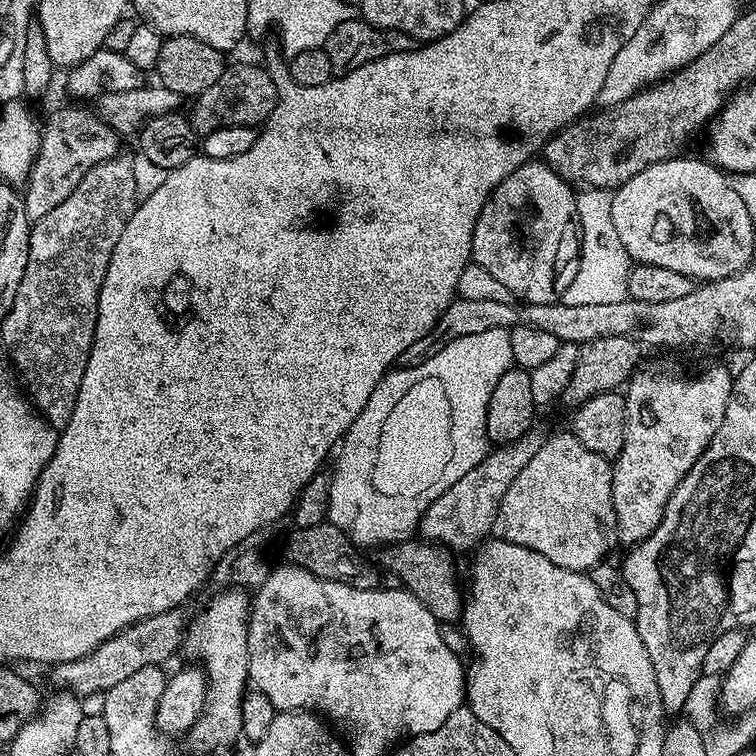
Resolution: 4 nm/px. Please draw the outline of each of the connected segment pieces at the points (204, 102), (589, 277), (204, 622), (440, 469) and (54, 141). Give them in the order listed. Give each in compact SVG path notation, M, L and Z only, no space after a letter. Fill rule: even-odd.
M258 63L236 64L225 67L222 78L210 86L210 90L202 90L200 96L191 101L190 119L192 129L197 137L203 138L214 130L222 130L222 126L246 126L256 128L267 121L268 115L276 105L276 92L270 74Z
M584 188L576 192L576 215L580 217L580 261L578 274L574 274L574 282L566 286L563 302L566 306L609 305L610 302L622 302L629 298L628 279L634 267L634 261L626 246L622 246L622 238L618 238L618 230L612 217L612 192L606 188Z
M220 590L216 597L201 610L197 616L193 615L188 621L182 645L183 655L188 655L189 661L195 662L203 668L208 678L208 693L204 702L204 709L194 722L190 733L192 744L200 752L224 752L242 736L242 702L244 693L249 687L248 678L248 613L250 611L250 596L244 590Z
M472 370L472 376L462 376L462 378L472 378L472 380L452 382L438 396L422 396L420 388L384 388L384 396L370 394L370 402L366 402L362 414L358 414L358 418L354 418L346 439L339 445L338 455L335 457L335 460L337 459L336 469L331 469L330 472L332 485L330 486L326 519L327 523L338 526L338 530L345 532L353 544L357 546L365 546L364 544L383 546L407 541L411 537L408 535L417 531L425 510L442 495L444 489L453 486L454 482L458 482L464 474L473 470L474 466L478 466L486 453L490 451L490 441L486 434L486 410L490 402L490 394L494 390L494 386L498 386L498 378L494 378L494 376L490 376L490 374L482 372L482 370Z
M76 107L80 108L60 108L48 121L43 121L41 146L37 152L37 158L33 162L31 170L29 170L27 181L22 188L29 221L35 222L41 220L46 214L50 214L50 210L54 210L54 206L58 206L58 202L65 200L74 190L74 186L78 186L78 182L82 182L82 178L89 170L110 158L114 158L121 151L121 137L107 122L101 120L95 111L88 109L87 112L84 109L87 107Z

